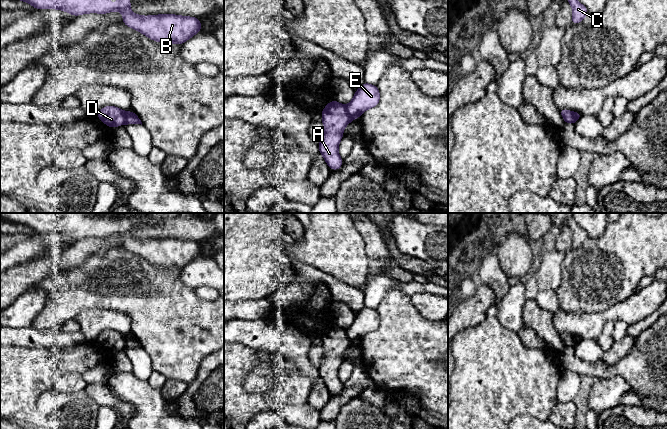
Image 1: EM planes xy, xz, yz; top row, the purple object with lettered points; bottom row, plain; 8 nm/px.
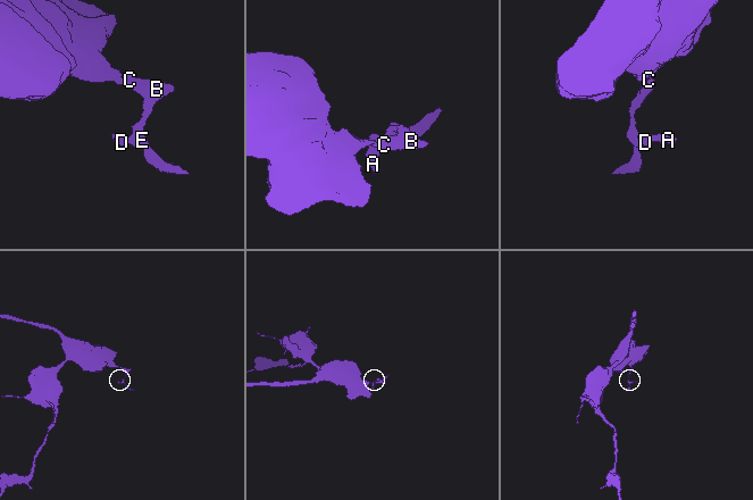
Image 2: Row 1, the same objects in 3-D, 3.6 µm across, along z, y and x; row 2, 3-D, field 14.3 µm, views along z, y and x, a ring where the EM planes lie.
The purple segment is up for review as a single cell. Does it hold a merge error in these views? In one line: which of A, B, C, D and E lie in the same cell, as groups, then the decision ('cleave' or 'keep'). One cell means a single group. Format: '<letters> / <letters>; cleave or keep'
A D / B C E; cleave

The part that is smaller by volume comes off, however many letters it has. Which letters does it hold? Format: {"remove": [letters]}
{"remove": ["A", "D"]}

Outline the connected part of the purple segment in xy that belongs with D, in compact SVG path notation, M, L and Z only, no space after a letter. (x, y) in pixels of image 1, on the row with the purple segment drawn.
M105 106L97 114L97 118L108 127L114 128L126 124L126 114L123 110L115 106Z

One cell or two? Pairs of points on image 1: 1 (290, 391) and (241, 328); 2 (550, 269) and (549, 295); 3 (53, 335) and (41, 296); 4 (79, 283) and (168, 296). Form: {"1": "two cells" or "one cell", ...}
{"1": "two cells", "2": "two cells", "3": "two cells", "4": "one cell"}

